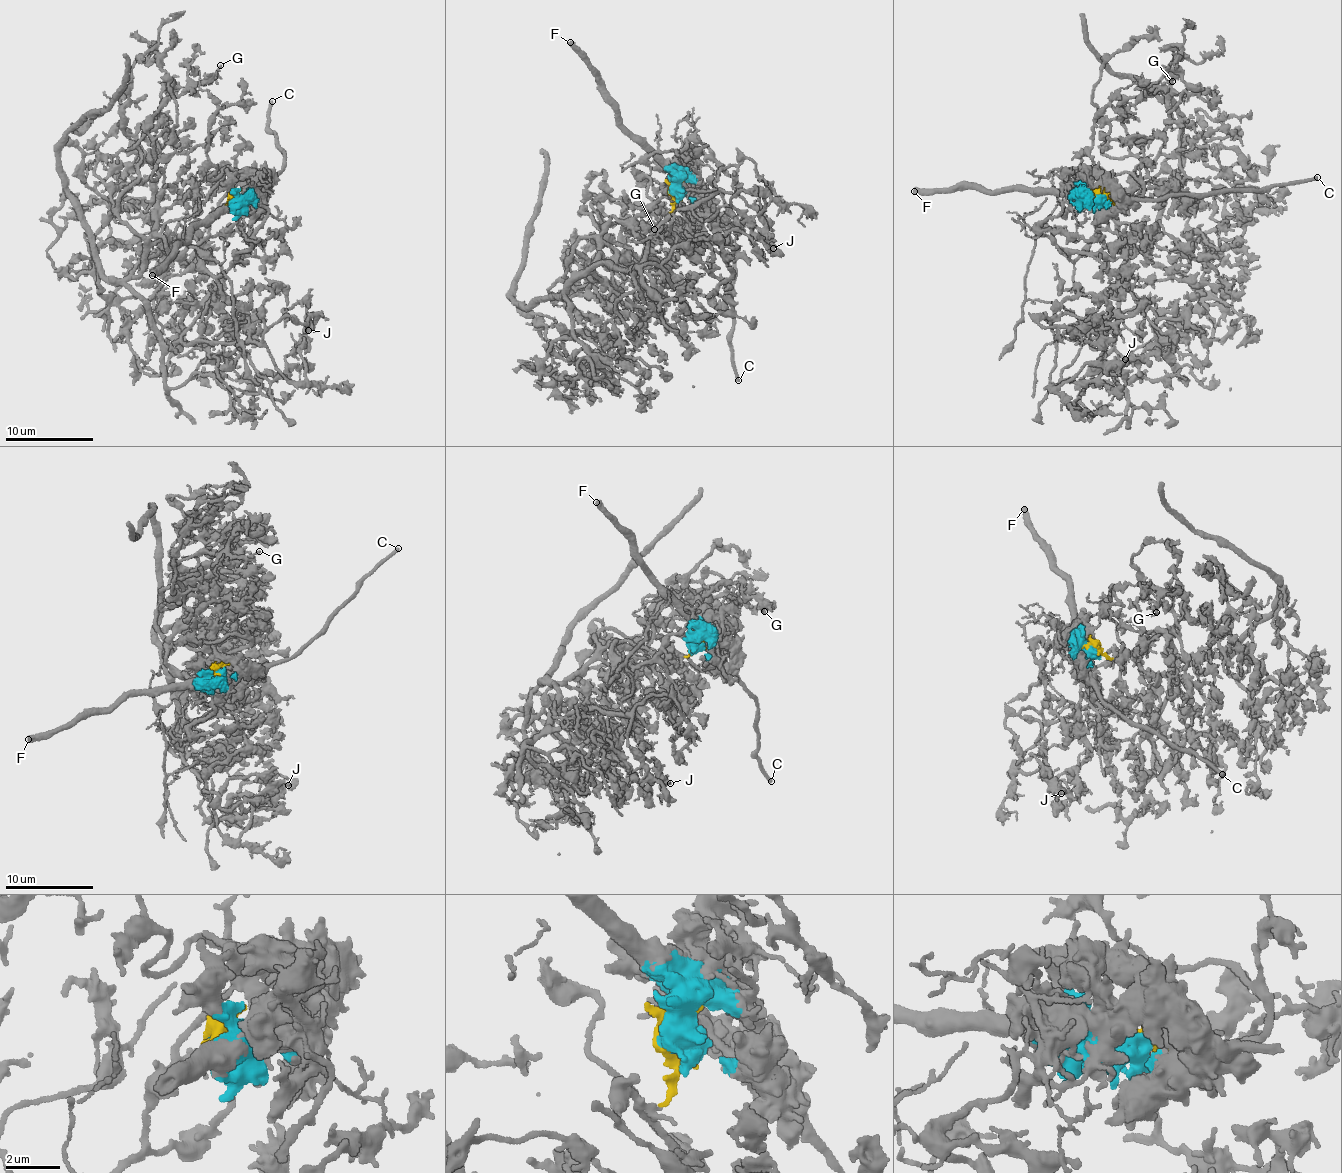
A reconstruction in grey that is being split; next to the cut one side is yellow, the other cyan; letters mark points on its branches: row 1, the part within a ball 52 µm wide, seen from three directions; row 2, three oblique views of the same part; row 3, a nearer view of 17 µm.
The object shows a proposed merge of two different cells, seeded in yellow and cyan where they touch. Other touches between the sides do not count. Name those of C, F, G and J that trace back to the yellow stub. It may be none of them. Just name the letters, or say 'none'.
G, J

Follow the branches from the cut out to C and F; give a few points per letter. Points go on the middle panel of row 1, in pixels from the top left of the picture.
C: (672, 189), (681, 189), (728, 236), (732, 252), (730, 343), (735, 378), (739, 380)
F: (672, 189), (670, 166), (623, 124), (617, 103), (609, 95), (600, 72), (569, 42)

